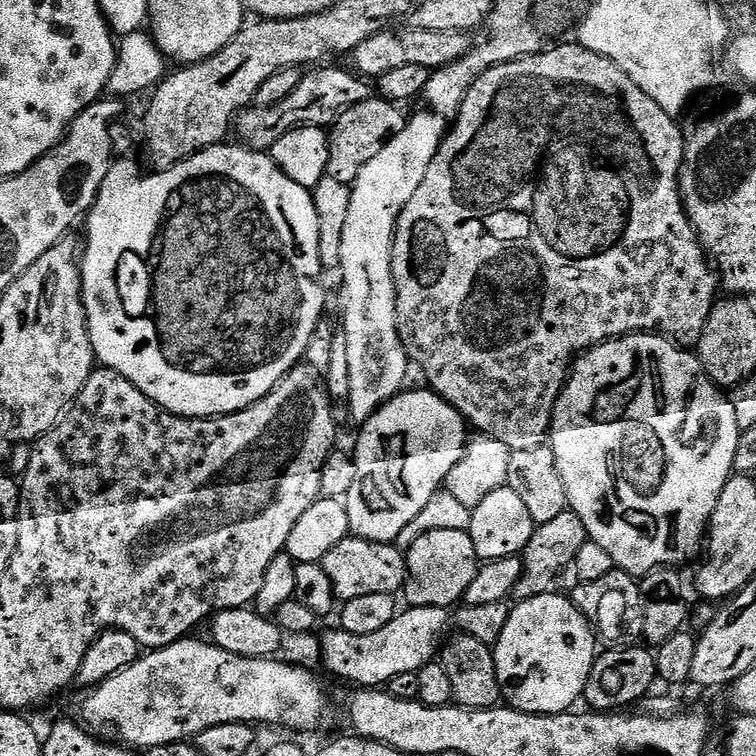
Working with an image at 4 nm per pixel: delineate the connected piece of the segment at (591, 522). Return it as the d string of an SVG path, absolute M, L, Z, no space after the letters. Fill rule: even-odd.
M634 332L631 336L619 336L616 340L608 340L596 348L589 348L570 369L568 383L564 385L560 401L556 404L550 433L550 447L554 450L554 458L558 462L558 474L562 474L562 486L566 486L569 509L575 512L578 518L582 518L582 526L586 526L589 541L602 546L602 550L610 554L613 565L619 571L628 572L637 578L643 578L657 568L684 566L680 564L701 555L708 525L712 522L714 506L718 506L718 498L722 498L726 482L734 475L734 456L738 454L742 431L738 426L731 399L725 395L720 385L710 378L699 355L695 351L687 352L676 344L679 343L675 339L664 334Z

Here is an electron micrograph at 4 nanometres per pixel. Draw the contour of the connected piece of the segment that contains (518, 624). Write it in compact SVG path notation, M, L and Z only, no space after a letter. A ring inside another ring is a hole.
M545 594L519 601L512 608L506 630L502 630L502 638L498 638L494 645L500 695L507 707L515 708L518 712L535 716L557 716L560 712L569 711L575 705L572 703L583 697L590 670L598 655L598 640L591 624L584 619L584 615L576 609L567 595L556 595Z

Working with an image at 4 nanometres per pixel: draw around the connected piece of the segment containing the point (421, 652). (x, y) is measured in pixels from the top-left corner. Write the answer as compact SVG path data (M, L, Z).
M407 607L406 612L366 636L352 634L344 629L326 631L320 640L322 660L332 675L352 682L357 687L380 688L399 674L417 673L438 655L445 641L455 629L455 613L444 607Z

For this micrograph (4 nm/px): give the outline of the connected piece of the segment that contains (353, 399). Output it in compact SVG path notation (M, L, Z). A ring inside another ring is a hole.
M423 110L417 116L409 115L407 117L404 129L392 137L388 141L386 147L378 153L374 158L370 158L370 162L366 162L366 166L362 166L362 170L356 175L354 183L351 185L352 198L350 200L350 208L346 214L346 220L342 223L341 232L341 266L339 271L344 274L344 284L348 287L348 309L344 312L344 334L342 330L342 343L345 344L349 351L350 362L350 384L349 398L347 403L350 407L350 416L353 421L363 422L370 419L373 414L380 409L388 400L400 395L405 387L404 379L408 376L408 364L410 365L410 352L406 347L405 337L402 335L402 325L400 323L400 315L396 313L396 277L392 272L392 249L396 241L396 224L400 221L404 207L410 202L410 198L414 198L414 194L418 194L418 186L422 186L422 180L426 178L426 172L430 170L430 162L434 162L434 158L438 154L440 145L444 143L446 135L446 120L438 112L431 110Z

